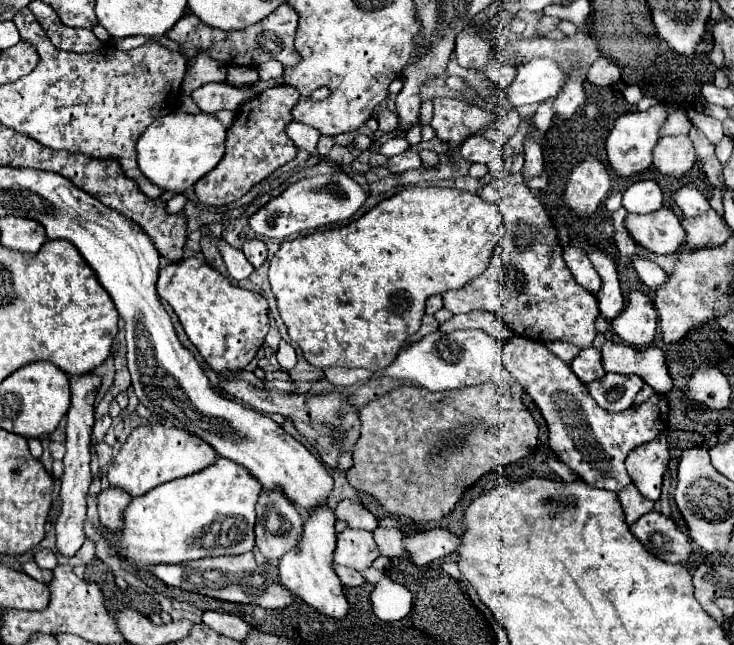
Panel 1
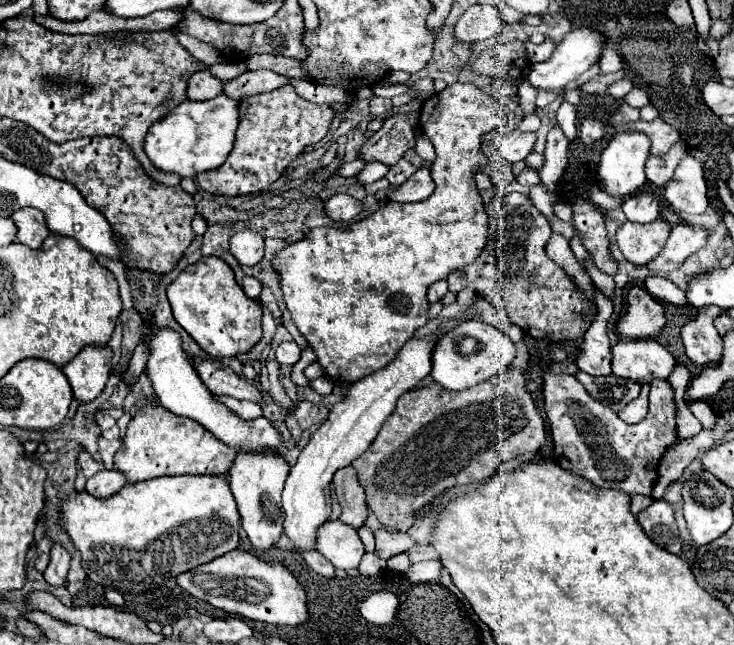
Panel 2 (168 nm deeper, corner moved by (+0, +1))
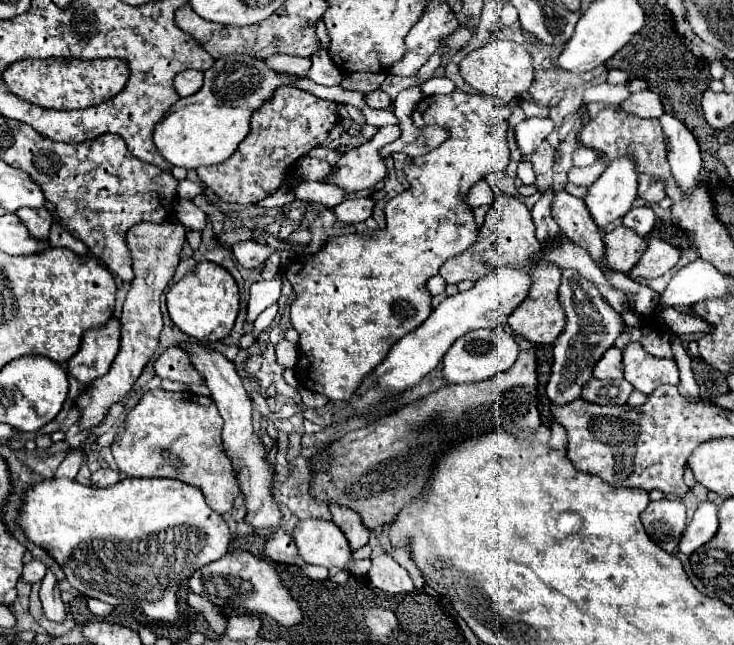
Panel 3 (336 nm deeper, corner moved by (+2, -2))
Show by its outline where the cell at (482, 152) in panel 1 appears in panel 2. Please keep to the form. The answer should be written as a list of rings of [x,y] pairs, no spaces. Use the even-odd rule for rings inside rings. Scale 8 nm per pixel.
[[[512,131],[508,135],[492,139],[492,147],[498,149],[500,155],[511,163],[512,171],[522,171],[526,167],[526,155],[532,151],[534,143],[536,133],[520,133],[520,131]]]

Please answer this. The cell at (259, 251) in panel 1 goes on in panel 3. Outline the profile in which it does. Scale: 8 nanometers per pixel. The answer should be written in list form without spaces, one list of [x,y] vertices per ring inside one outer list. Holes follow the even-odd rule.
[[[246,240],[246,242],[238,242],[232,246],[232,256],[234,260],[244,266],[244,268],[256,268],[260,264],[264,264],[264,260],[272,254],[272,248],[268,248],[266,244],[258,244],[254,240]]]

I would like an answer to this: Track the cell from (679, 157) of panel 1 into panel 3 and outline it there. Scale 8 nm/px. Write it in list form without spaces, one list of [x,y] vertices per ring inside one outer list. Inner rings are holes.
[[[640,174],[638,176],[638,196],[644,198],[650,204],[660,202],[666,194],[664,194],[664,184],[658,182],[656,178],[648,176],[648,174]]]

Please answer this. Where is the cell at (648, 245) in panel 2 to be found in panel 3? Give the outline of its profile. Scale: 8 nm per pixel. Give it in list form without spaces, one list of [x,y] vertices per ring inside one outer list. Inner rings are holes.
[[[618,226],[612,232],[604,232],[604,256],[600,260],[602,268],[614,272],[630,272],[646,250],[646,240],[632,230]]]

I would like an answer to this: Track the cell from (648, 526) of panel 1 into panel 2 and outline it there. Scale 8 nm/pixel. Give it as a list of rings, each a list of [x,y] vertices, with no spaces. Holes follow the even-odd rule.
[[[664,499],[654,501],[650,507],[640,511],[638,523],[652,543],[656,543],[658,547],[670,553],[676,553],[676,555],[680,553],[682,541],[680,541],[678,525],[674,521],[674,511],[670,503],[666,503]]]

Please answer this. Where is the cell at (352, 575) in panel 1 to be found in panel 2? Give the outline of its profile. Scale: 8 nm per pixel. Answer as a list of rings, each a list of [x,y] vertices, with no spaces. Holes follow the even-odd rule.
[[[306,551],[302,557],[304,557],[304,561],[308,563],[308,567],[314,569],[318,575],[328,577],[328,579],[334,579],[334,577],[336,577],[336,569],[332,567],[332,563],[328,563],[328,561],[324,559],[324,555],[320,555],[318,551]]]

